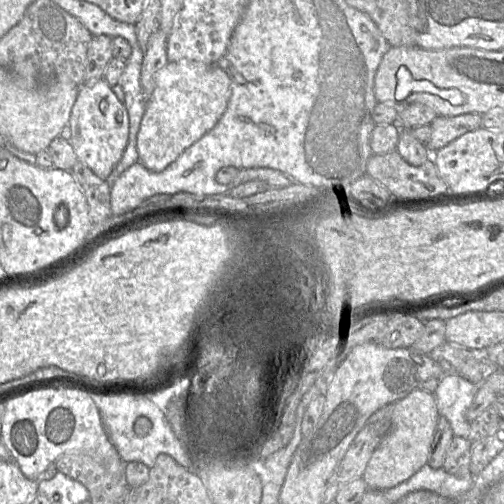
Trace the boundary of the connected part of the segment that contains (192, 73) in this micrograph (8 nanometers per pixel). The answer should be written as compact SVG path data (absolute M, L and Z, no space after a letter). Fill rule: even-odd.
M181 59L169 62L157 73L155 88L146 103L137 134L139 162L149 171L162 172L187 148L201 139L225 114L231 99L231 80L217 64Z

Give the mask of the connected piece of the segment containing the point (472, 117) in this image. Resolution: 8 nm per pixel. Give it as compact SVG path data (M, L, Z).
M467 113L458 116L437 116L431 123L431 136L426 143L430 151L437 151L463 134L482 127L482 115Z

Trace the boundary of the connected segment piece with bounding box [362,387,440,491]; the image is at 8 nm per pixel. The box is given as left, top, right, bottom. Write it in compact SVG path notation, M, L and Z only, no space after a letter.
M418 387L393 404L391 428L374 450L362 476L368 489L385 491L395 487L409 479L428 461L440 417L434 394Z

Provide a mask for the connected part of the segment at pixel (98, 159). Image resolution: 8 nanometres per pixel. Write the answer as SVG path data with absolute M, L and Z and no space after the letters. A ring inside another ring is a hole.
M100 78L92 83L84 83L79 88L76 101L72 107L69 118L71 138L69 143L72 145L78 161L85 163L99 178L107 180L114 167L120 161L128 143L129 116L125 105L119 101L117 96L104 78ZM106 100L108 109L106 112L100 110L100 102Z

